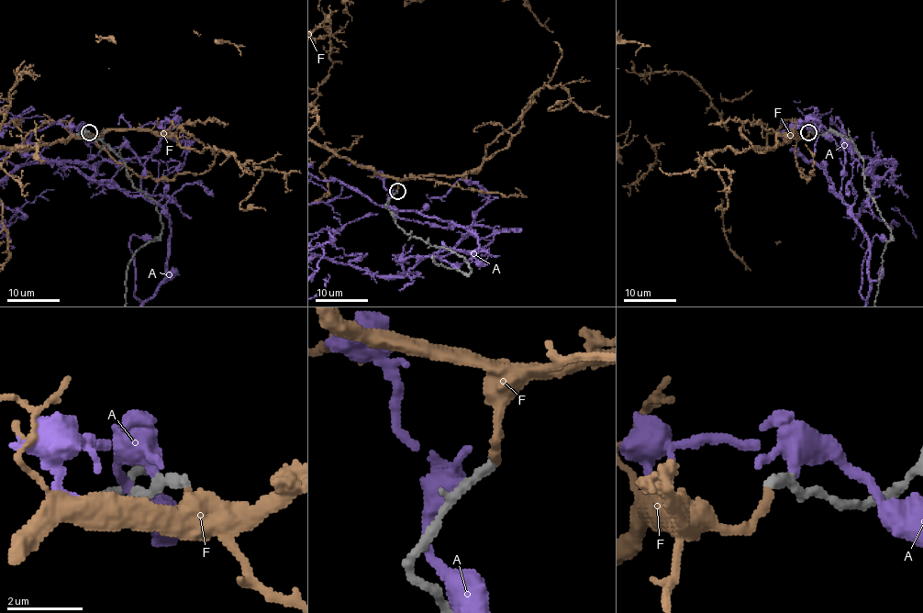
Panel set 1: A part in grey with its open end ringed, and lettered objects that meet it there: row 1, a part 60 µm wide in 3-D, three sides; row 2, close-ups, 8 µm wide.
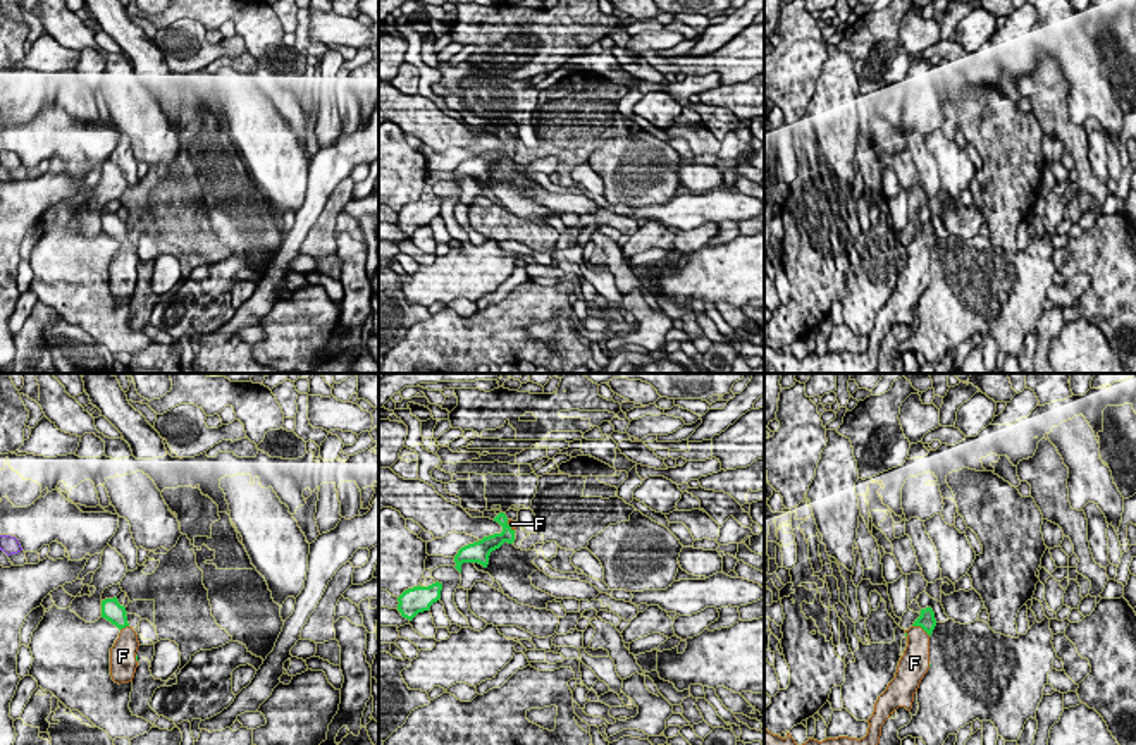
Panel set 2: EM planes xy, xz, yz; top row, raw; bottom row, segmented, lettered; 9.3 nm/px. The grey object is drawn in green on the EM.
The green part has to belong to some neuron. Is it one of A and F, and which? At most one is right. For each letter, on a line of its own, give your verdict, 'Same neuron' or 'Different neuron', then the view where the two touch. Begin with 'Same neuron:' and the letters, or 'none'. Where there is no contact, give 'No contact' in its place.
Same neuron: F
A: Different neuron. No contact
F: Same neuron. Touches green in yz

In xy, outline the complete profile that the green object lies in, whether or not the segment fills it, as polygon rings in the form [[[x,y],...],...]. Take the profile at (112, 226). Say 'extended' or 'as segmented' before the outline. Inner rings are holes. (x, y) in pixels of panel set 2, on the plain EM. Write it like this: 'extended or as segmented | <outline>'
extended | [[[117,212],[102,215],[102,232],[115,239],[120,248],[110,263],[110,291],[115,298],[129,298],[138,282],[138,249],[129,241],[126,222],[119,219]]]

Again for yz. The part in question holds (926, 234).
extended | [[[931,222],[921,224],[919,229],[914,239],[905,244],[907,262],[898,275],[895,292],[874,318],[864,353],[838,351],[823,356],[809,353],[806,358],[797,360],[790,348],[781,353],[764,341],[764,363],[776,373],[871,373],[876,370],[881,341],[898,322],[912,323],[914,308],[931,280],[929,251],[936,234]]]

